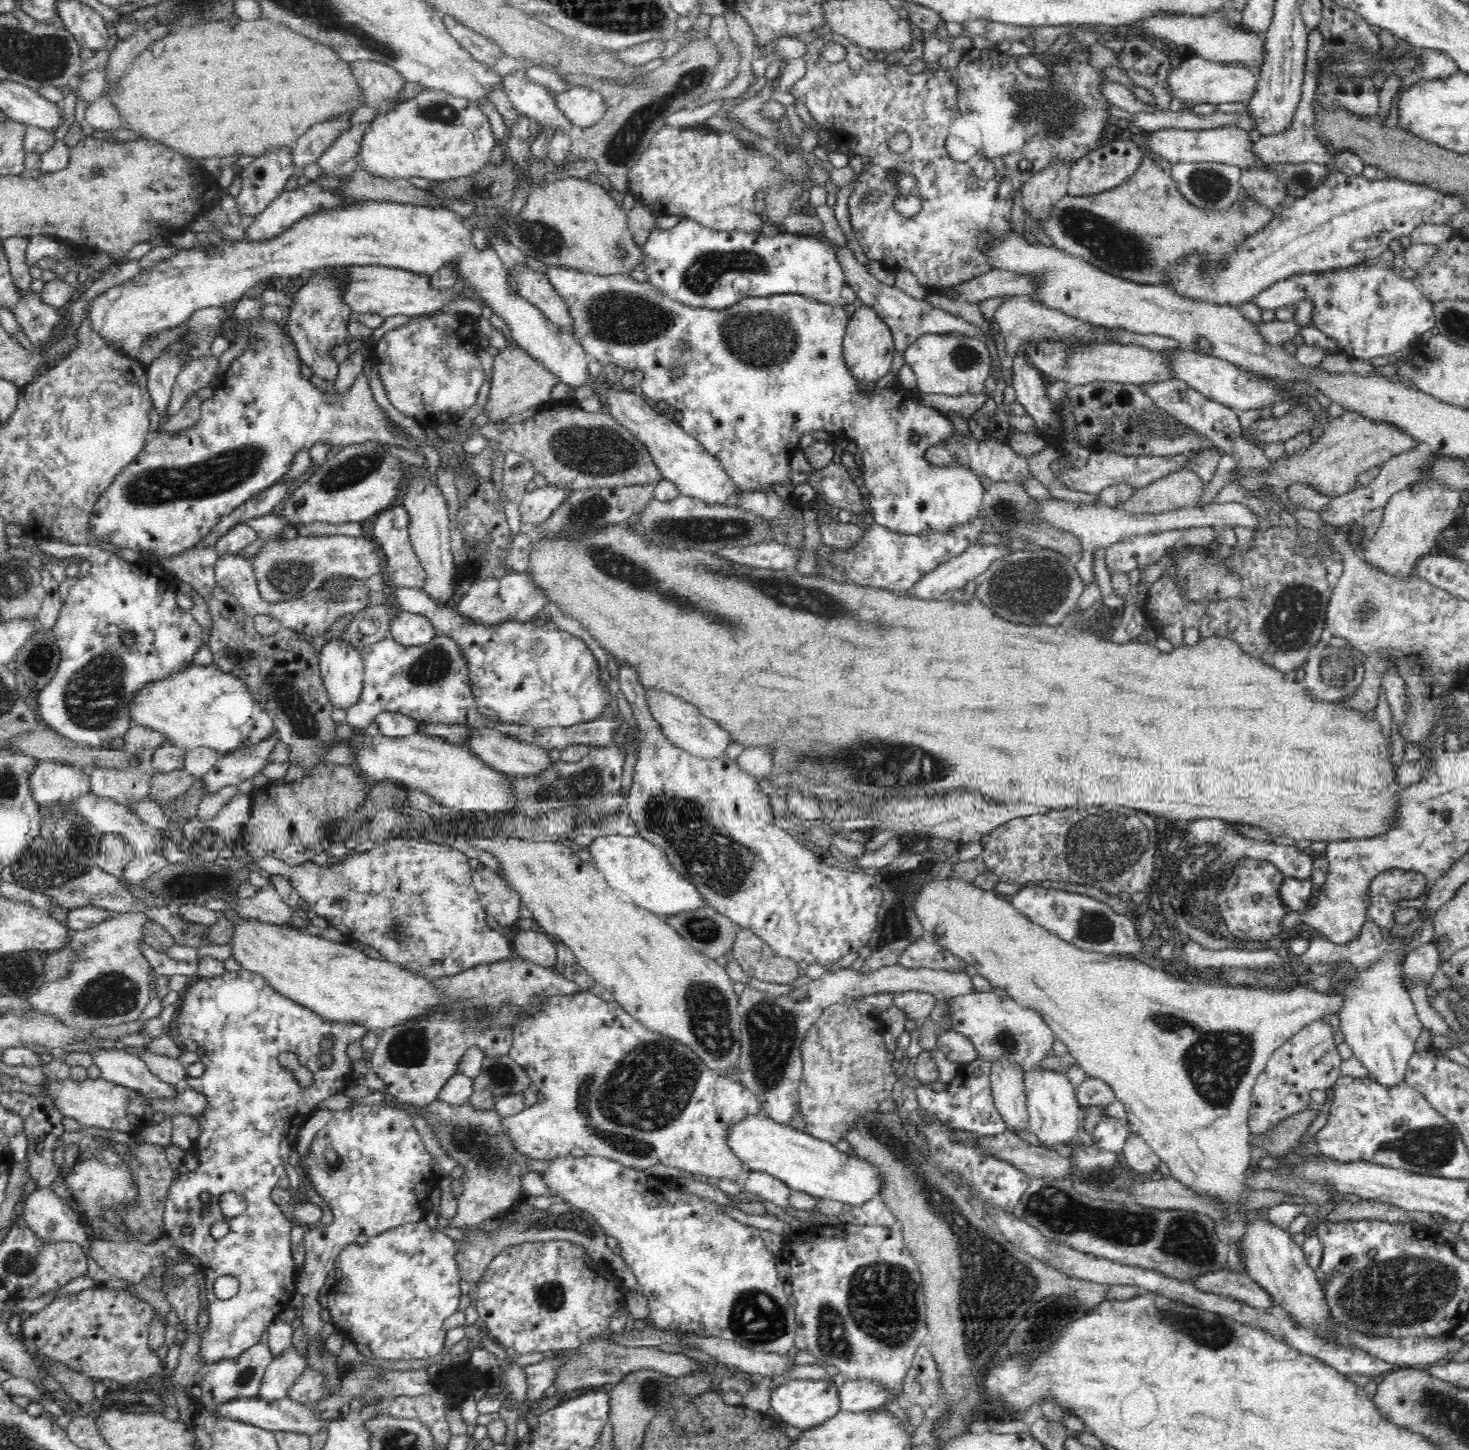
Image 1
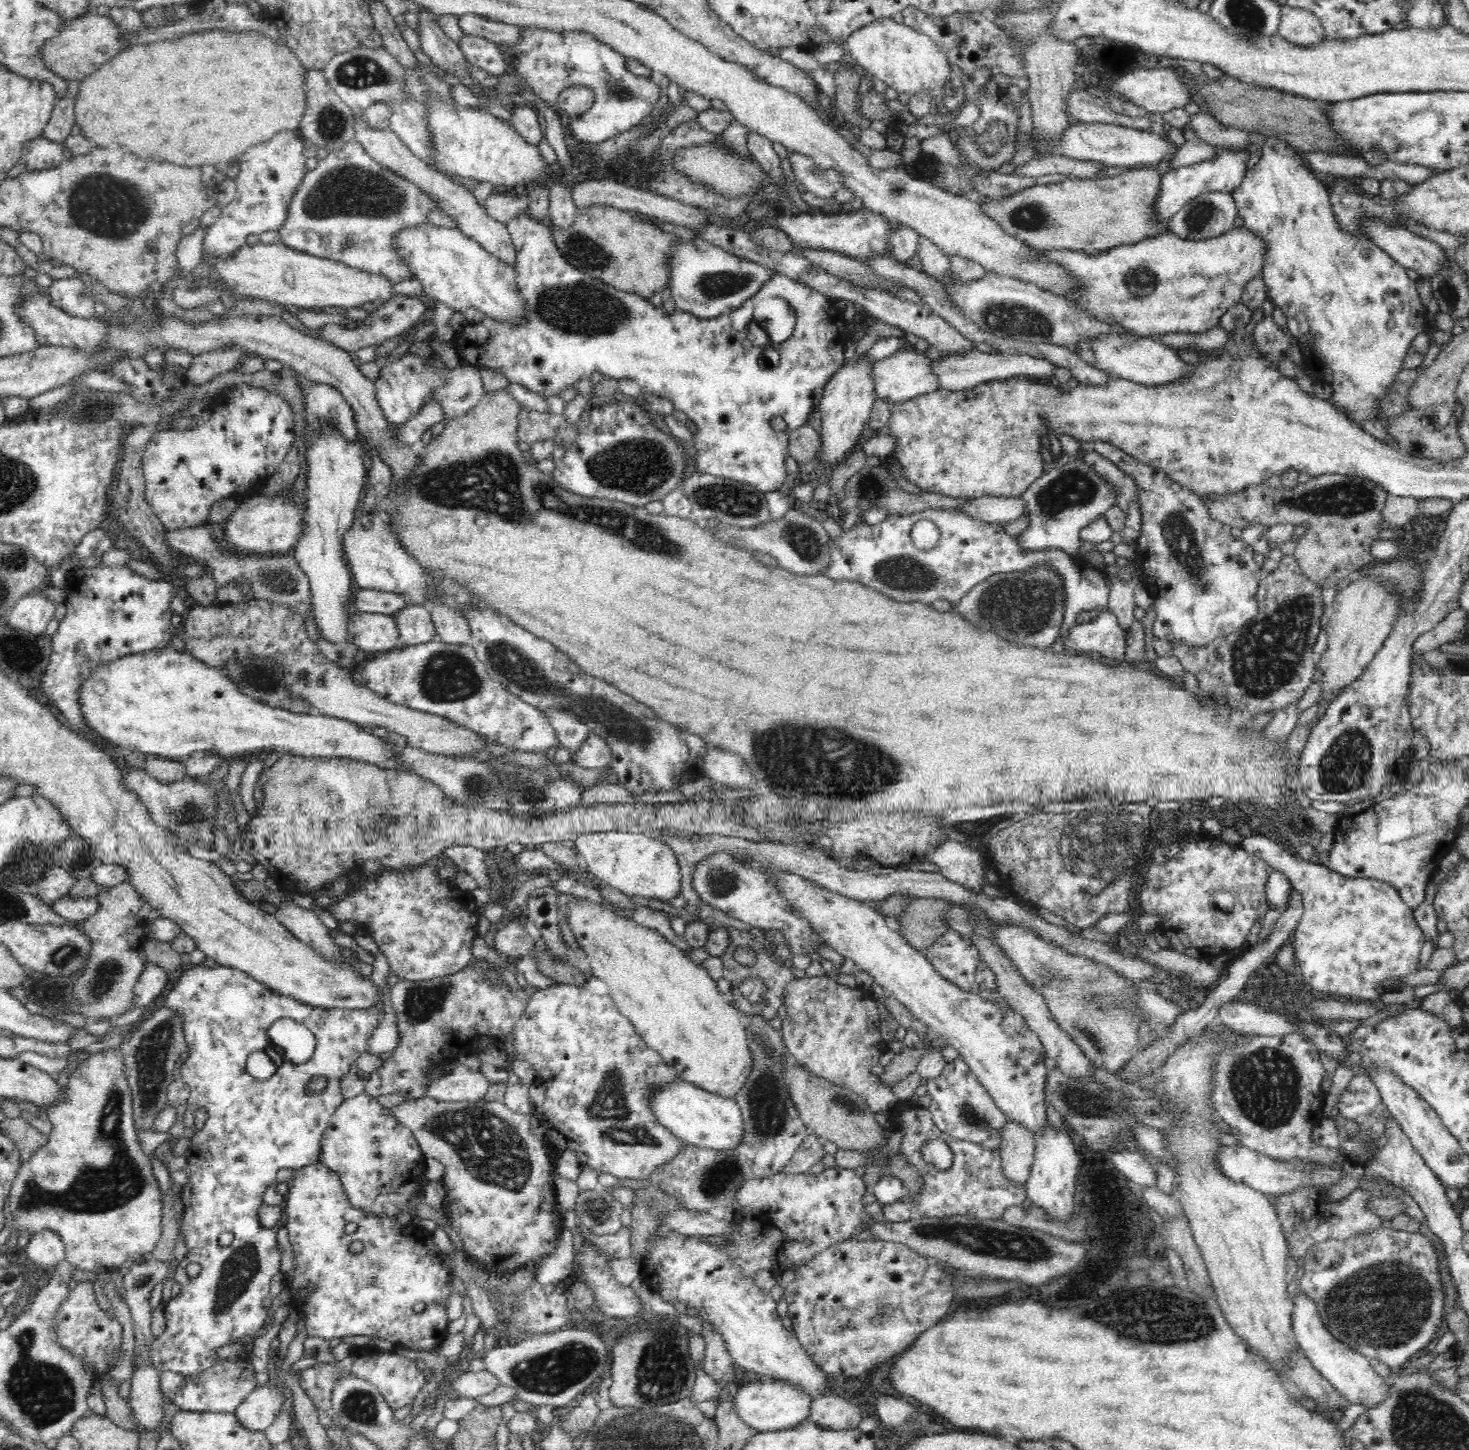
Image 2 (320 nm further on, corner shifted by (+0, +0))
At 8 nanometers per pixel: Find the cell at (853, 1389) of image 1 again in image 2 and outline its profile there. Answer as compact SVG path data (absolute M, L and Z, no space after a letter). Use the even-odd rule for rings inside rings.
M826 1394L812 1402L808 1419L832 1430L855 1429L864 1417L863 1404L857 1397Z

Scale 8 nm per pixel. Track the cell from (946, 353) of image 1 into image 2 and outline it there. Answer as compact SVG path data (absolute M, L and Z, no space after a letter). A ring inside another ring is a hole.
M897 350L892 355L876 361L872 375L876 379L877 398L887 399L893 403L900 403L943 389L932 365L932 359L915 351Z

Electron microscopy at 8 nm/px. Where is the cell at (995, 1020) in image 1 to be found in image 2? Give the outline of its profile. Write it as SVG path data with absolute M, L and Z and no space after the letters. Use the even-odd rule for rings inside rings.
M780 871L779 884L789 902L793 902L802 911L804 917L808 917L808 921L811 922L816 932L827 939L828 945L842 956L853 960L857 969L866 970L889 996L905 1004L916 1018L930 1028L931 1032L939 1033L948 1045L958 1050L970 1071L977 1077L980 1084L984 1085L994 1103L1008 1119L1024 1124L1035 1134L1037 1130L1040 1130L1042 1124L1047 1121L1046 1078L1049 1070L1046 1068L1046 1051L1038 1033L1028 1026L1021 1014L1018 1014L1010 1005L1004 1004L1002 1000L994 998L984 1000L982 996L972 994L971 991L962 990L960 986L952 984L928 961L924 951L919 951L906 942L900 932L890 930L886 925L886 920L876 908L872 909L860 901L823 888L797 874Z

